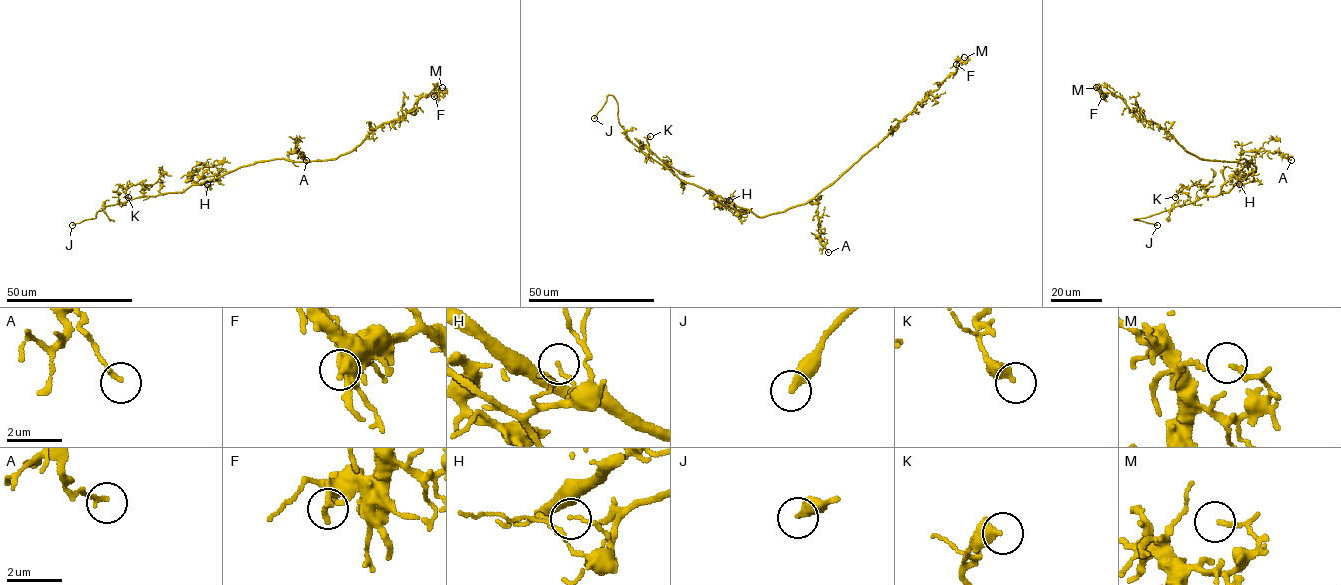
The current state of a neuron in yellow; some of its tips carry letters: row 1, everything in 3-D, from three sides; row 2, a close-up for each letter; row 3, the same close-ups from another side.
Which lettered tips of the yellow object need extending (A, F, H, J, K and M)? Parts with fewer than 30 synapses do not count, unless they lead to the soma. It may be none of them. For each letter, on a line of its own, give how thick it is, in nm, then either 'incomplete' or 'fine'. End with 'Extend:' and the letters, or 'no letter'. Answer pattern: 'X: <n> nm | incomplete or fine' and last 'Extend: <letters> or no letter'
A: 150 nm | fine
F: 130 nm | fine
H: 80 nm | fine
J: 360 nm | incomplete
K: 440 nm | fine
M: 180 nm | fine
Extend: J

